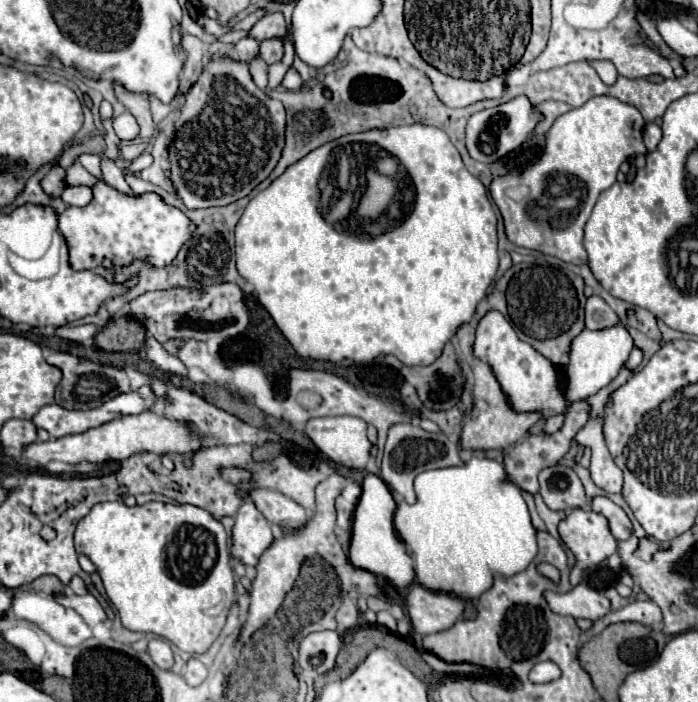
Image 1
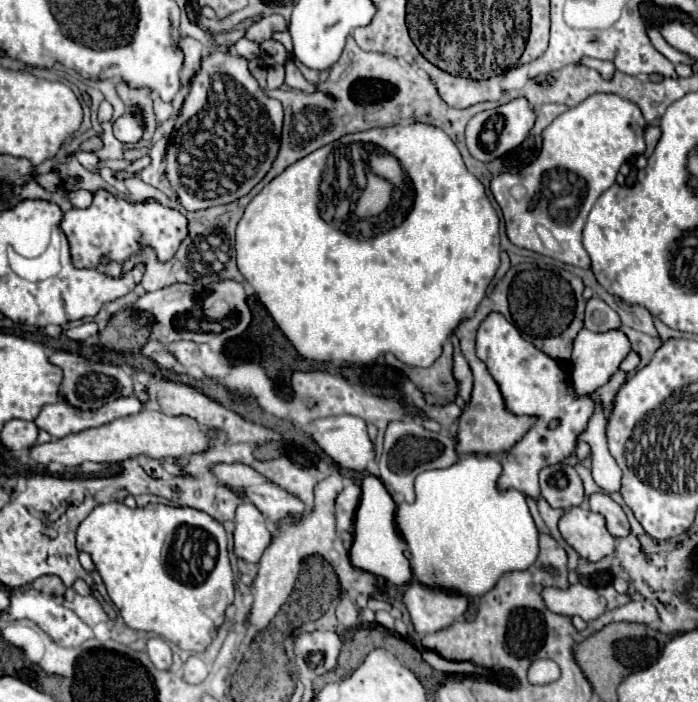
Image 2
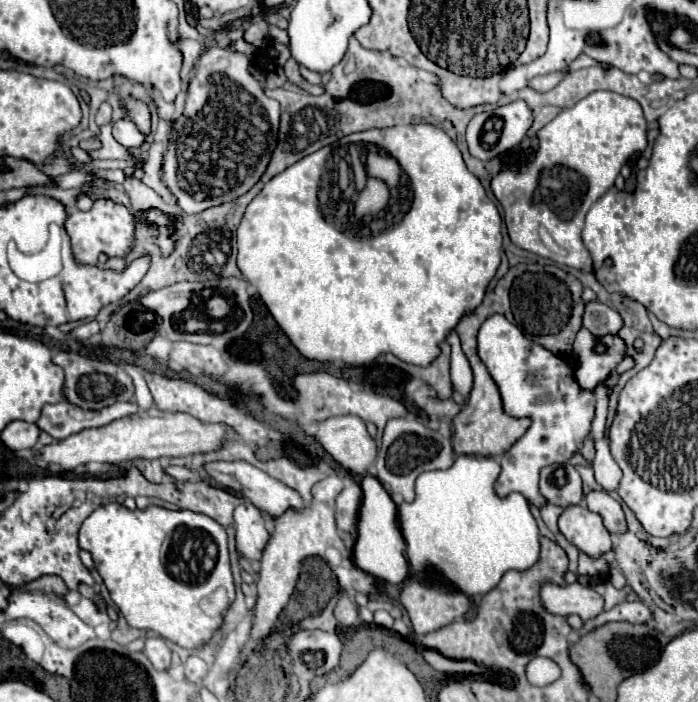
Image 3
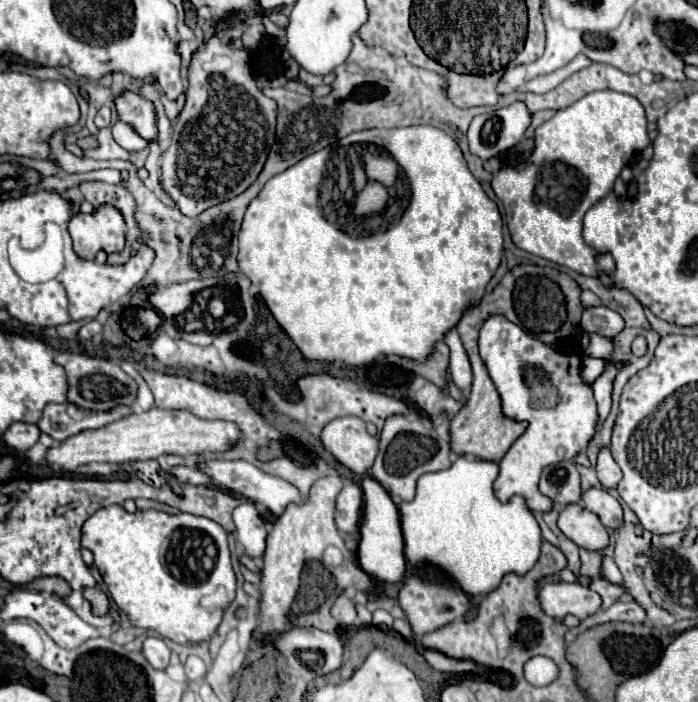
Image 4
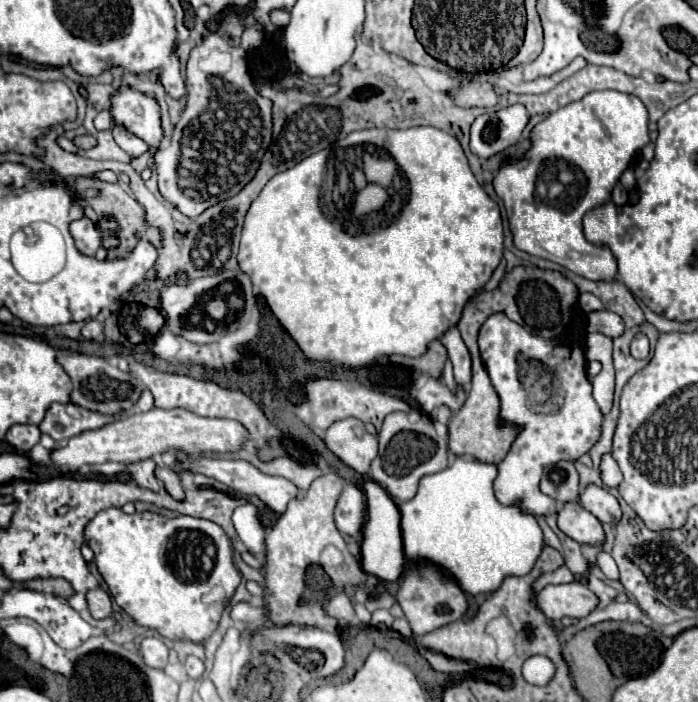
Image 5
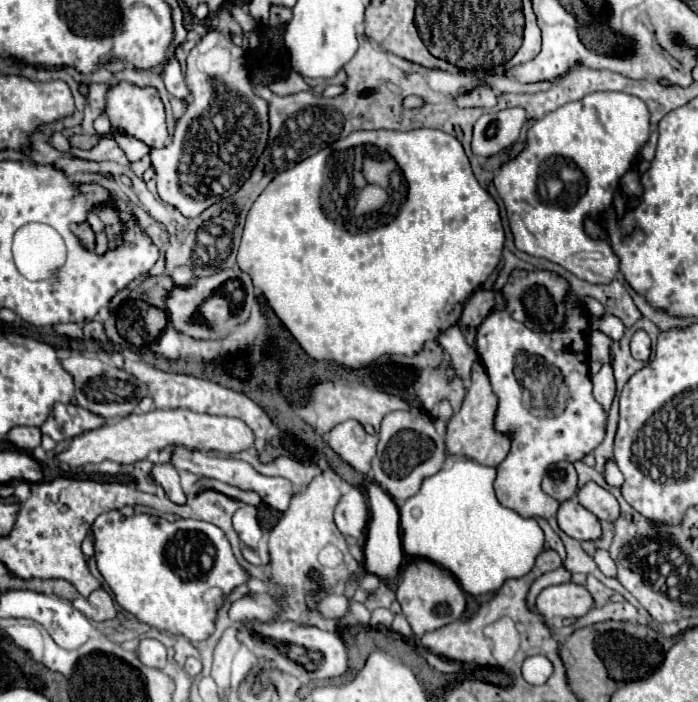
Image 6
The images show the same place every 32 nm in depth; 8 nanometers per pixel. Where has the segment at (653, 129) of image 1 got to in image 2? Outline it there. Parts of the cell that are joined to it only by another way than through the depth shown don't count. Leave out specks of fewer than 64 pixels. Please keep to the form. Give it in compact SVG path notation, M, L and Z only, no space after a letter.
M648 126L648 130L646 130L646 152L644 152L646 156L652 154L658 138L660 138L660 130L656 126Z

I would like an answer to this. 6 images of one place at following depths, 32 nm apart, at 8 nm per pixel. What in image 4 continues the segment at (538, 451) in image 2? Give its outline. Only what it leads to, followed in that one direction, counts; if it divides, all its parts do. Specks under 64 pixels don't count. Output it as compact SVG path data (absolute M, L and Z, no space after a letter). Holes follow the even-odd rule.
M494 314L482 324L478 348L490 372L490 378L498 394L502 396L504 416L516 422L528 422L524 434L512 444L506 456L498 462L500 474L494 482L496 498L500 502L508 502L512 496L522 496L530 512L540 512L540 514L550 512L554 508L552 500L548 500L548 496L540 494L538 490L542 468L572 460L574 456L582 454L588 448L588 442L596 436L598 408L592 396L592 388L584 384L580 376L582 354L574 344L574 340L572 344L568 344L568 348L552 348L550 344L532 338L526 330L522 330L502 314ZM550 380L552 384L556 384L556 388L550 384ZM548 404L556 404L556 406L548 408Z

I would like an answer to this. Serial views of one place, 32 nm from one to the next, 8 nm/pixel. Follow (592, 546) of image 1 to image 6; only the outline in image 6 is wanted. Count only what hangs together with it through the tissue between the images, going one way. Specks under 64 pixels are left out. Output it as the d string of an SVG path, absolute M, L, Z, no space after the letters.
M576 498L564 500L558 508L558 526L576 540L596 540L600 538L600 522L588 512Z

